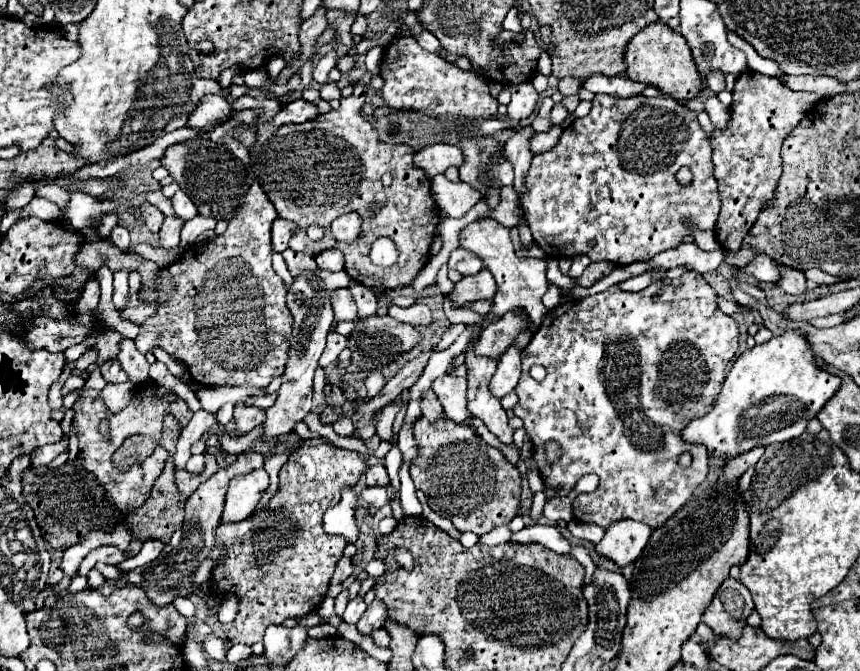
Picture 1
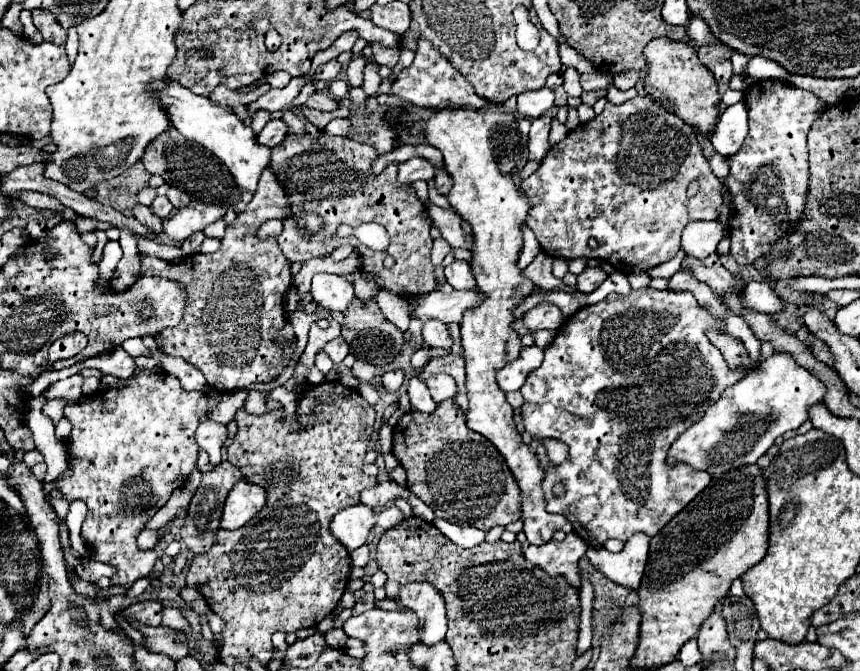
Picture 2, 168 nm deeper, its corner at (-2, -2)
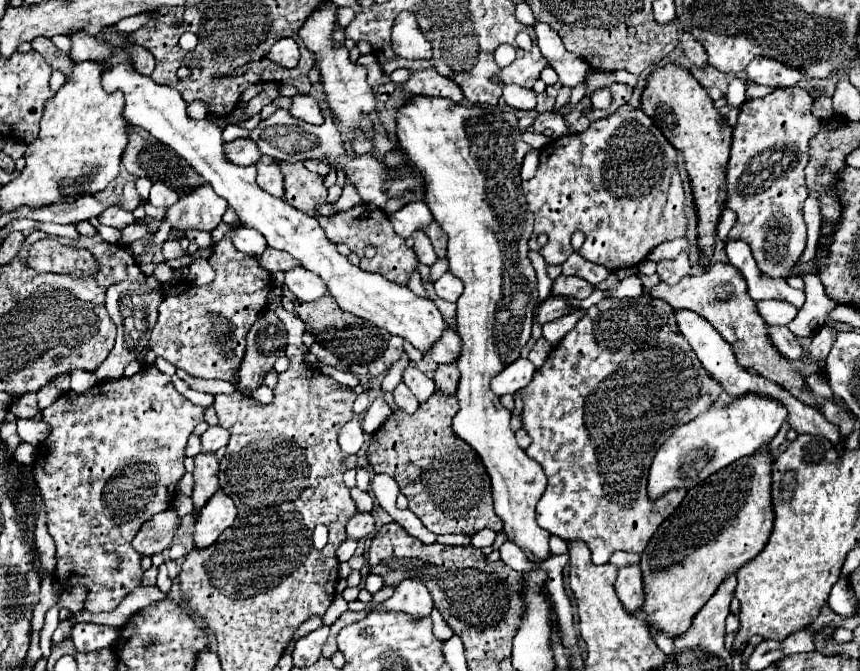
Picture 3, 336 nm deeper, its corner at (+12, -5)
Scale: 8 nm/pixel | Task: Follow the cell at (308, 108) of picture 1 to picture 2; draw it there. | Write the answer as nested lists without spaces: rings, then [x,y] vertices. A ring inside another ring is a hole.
[[[270,120],[258,134],[256,134],[256,142],[264,144],[268,148],[276,148],[284,136],[288,132],[288,126],[282,120]]]

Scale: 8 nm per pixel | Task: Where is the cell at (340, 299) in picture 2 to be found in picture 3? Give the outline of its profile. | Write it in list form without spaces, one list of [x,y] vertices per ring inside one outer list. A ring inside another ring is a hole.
[[[294,267],[286,271],[286,287],[300,301],[318,301],[320,297],[328,295],[326,283],[318,275],[306,271],[304,267]]]

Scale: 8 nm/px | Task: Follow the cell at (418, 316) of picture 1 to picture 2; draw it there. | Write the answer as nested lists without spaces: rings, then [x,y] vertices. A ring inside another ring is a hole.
[[[428,320],[424,322],[424,342],[426,346],[432,346],[432,348],[446,348],[450,350],[452,348],[452,336],[450,336],[450,330],[446,324],[442,324],[440,320]]]

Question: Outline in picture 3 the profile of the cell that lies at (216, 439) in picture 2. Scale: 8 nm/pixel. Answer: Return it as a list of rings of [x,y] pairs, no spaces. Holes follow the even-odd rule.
[[[216,425],[216,427],[208,427],[202,435],[200,435],[200,439],[202,439],[202,451],[206,451],[206,453],[216,453],[220,447],[224,447],[226,443],[228,443],[228,431],[224,429],[224,427],[220,427],[220,425]]]

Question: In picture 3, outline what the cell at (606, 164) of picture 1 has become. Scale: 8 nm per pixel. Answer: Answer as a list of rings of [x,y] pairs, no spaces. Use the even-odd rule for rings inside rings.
[[[622,105],[612,115],[592,121],[582,133],[552,139],[540,149],[536,175],[522,183],[528,209],[534,215],[534,231],[528,241],[530,249],[538,251],[548,265],[562,265],[574,253],[570,237],[576,231],[582,231],[586,241],[578,253],[584,259],[604,265],[610,271],[638,267],[656,245],[686,235],[686,193],[676,167],[676,155],[678,151],[670,147],[670,141],[652,123],[652,119],[642,109],[634,109],[630,105]],[[538,235],[548,237],[546,245],[538,245]]]

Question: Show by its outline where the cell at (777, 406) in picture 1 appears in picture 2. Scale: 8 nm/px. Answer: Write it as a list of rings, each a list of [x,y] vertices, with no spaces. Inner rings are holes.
[[[772,354],[766,362],[760,362],[754,372],[746,372],[746,376],[730,386],[718,402],[714,402],[708,412],[694,424],[690,426],[684,436],[676,438],[670,452],[668,452],[668,464],[688,464],[696,470],[710,472],[712,476],[720,476],[722,472],[730,468],[738,468],[744,464],[754,464],[760,456],[768,452],[768,448],[776,442],[780,436],[794,434],[802,422],[808,420],[808,408],[822,402],[826,392],[826,386],[820,384],[818,378],[814,378],[808,370],[800,368],[792,356],[788,354]]]

